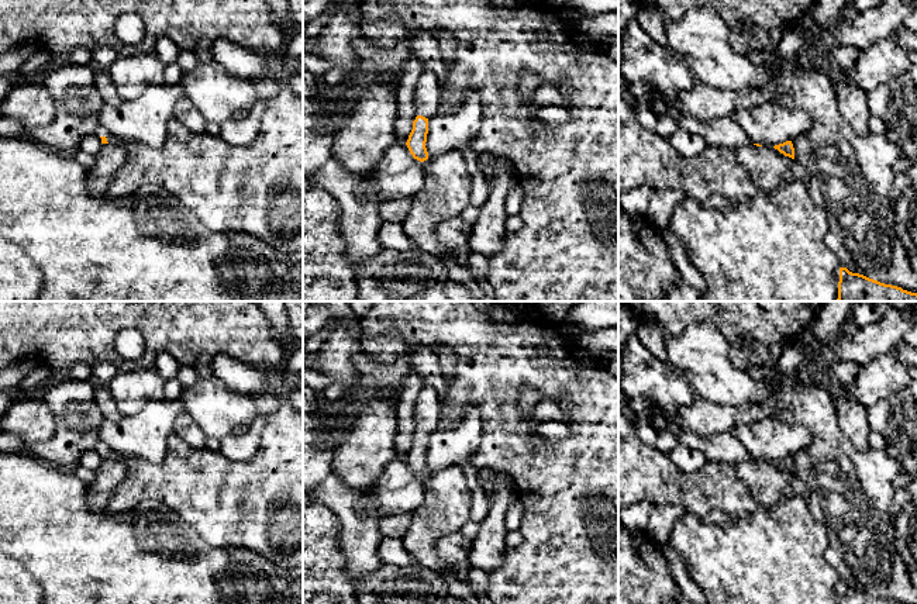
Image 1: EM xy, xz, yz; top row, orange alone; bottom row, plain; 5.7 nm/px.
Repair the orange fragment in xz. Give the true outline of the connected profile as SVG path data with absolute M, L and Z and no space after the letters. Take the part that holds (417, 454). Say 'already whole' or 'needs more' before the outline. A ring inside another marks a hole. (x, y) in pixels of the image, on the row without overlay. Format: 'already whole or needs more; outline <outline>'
needs more; outline M423 386L414 405L416 435L406 458L414 474L424 477L428 474L425 463L428 449L428 435L439 428L439 396L430 386Z

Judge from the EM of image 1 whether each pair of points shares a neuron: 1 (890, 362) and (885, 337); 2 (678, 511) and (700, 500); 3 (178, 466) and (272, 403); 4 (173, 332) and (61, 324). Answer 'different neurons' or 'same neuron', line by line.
1: different neurons
2: different neurons
3: different neurons
4: same neuron

